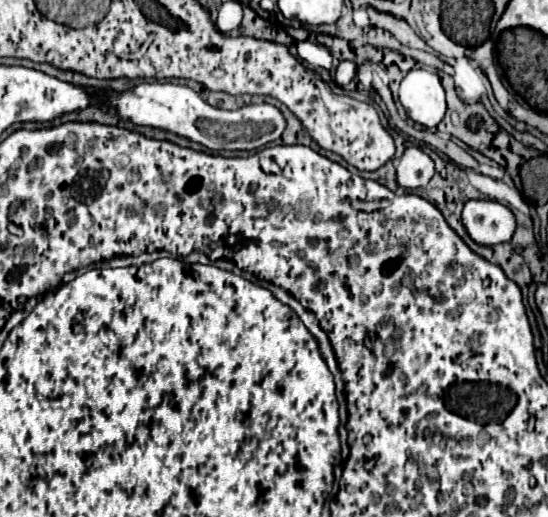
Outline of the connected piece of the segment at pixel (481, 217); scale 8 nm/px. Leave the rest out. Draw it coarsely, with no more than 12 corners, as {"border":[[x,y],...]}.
{"border":[[468,200],[462,224],[482,246],[510,242],[514,214],[494,200]]}

